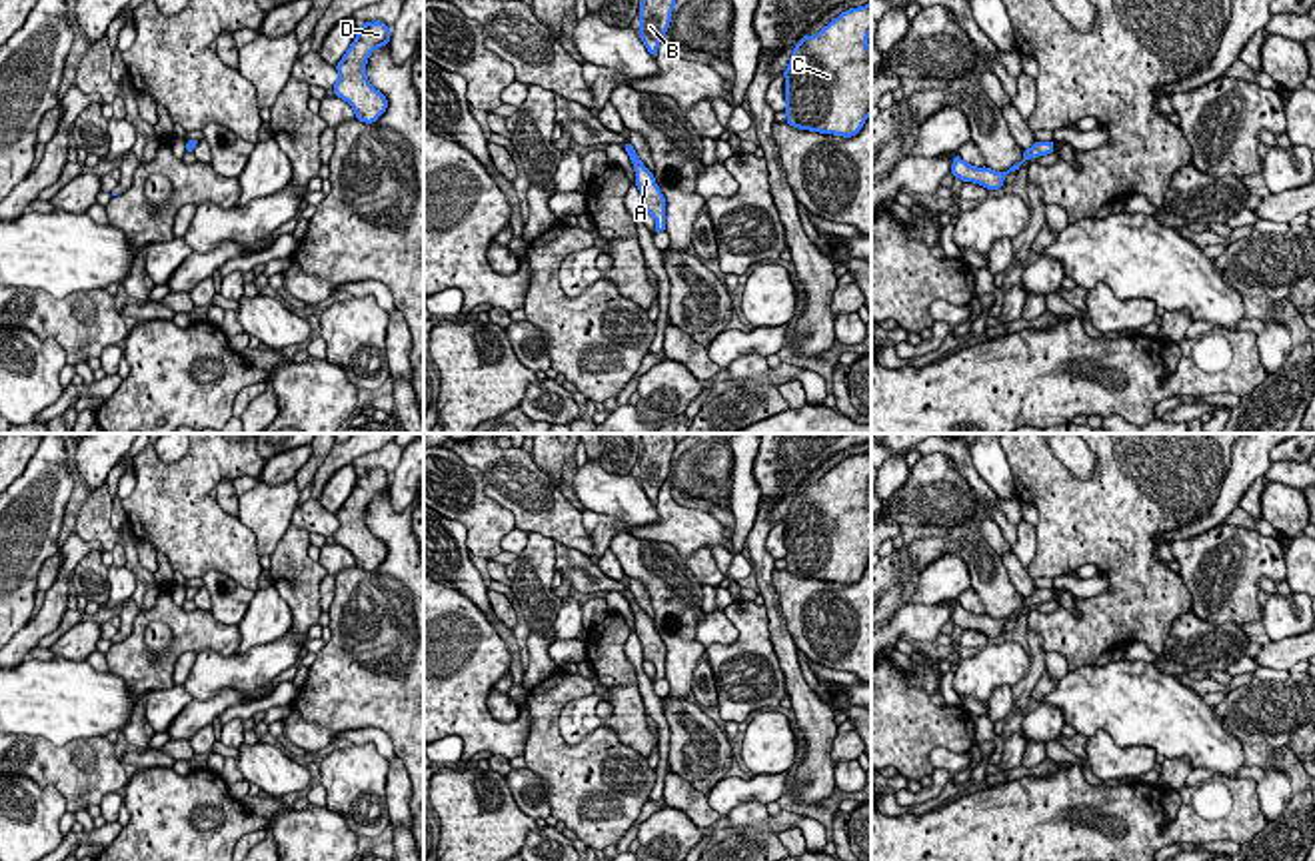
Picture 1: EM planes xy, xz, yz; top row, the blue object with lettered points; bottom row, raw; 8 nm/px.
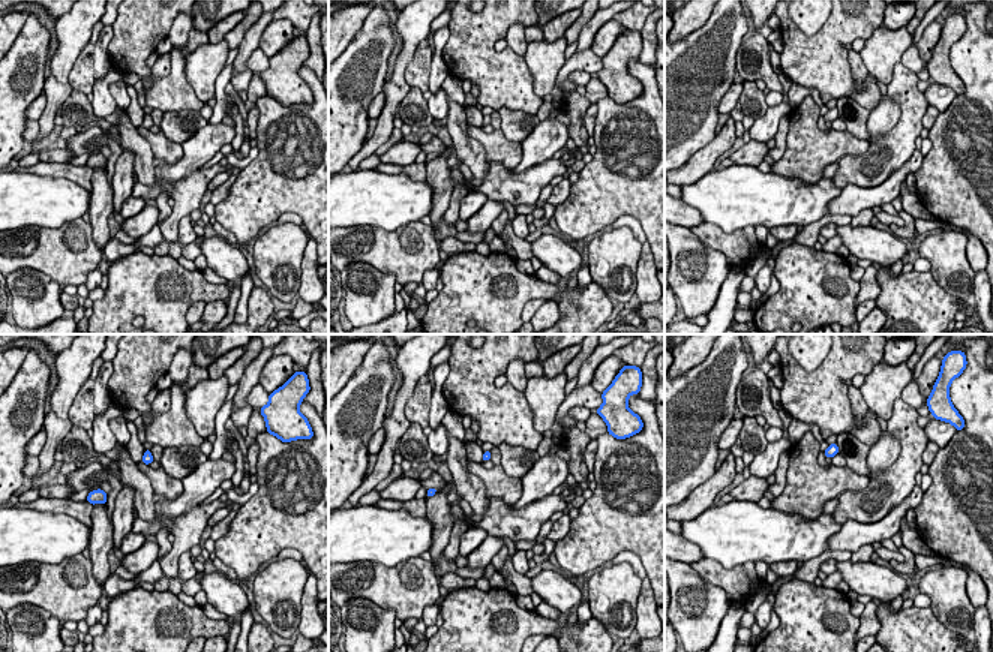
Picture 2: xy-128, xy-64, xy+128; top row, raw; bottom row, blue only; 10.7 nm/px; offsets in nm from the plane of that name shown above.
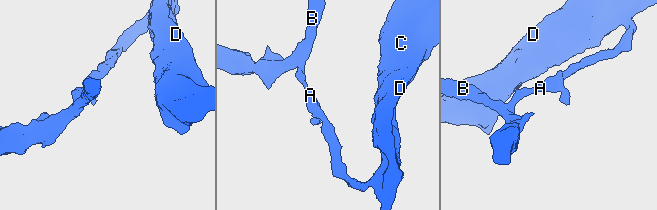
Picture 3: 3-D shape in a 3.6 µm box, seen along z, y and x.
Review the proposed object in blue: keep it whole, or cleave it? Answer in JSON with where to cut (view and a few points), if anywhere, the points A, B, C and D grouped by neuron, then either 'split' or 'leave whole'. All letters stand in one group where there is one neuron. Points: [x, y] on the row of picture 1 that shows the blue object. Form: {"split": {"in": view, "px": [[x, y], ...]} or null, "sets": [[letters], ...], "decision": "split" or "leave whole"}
{"split": null, "sets": [["A", "B", "C", "D"]], "decision": "leave whole"}

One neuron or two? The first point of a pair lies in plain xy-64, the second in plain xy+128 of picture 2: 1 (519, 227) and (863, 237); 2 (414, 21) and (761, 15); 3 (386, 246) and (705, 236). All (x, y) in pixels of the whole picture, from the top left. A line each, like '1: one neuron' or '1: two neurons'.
1: two neurons
2: one neuron
3: one neuron

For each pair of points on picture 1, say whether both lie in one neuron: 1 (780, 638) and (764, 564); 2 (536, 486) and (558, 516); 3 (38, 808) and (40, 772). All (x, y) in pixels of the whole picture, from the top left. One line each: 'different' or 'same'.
1: same
2: same
3: different

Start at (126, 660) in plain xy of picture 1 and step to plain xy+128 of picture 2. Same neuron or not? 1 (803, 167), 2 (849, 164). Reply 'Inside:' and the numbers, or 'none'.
Inside: 1

